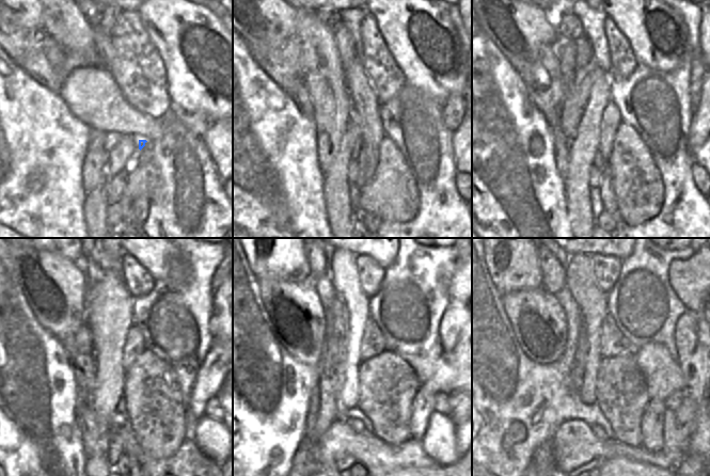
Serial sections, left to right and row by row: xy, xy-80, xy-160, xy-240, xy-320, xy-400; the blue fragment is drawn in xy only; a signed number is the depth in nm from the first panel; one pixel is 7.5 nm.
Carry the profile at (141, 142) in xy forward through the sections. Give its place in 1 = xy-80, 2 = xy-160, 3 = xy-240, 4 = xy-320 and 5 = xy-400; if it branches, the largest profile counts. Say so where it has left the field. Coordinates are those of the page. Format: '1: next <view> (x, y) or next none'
1: next xy-80 (365, 107)
2: next xy-160 (606, 194)
3: next xy-240 (127, 438)
4: next none
5: next none

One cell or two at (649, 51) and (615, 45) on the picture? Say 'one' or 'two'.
two

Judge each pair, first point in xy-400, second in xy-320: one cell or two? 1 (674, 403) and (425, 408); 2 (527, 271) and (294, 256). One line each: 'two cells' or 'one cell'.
1: two cells
2: one cell

